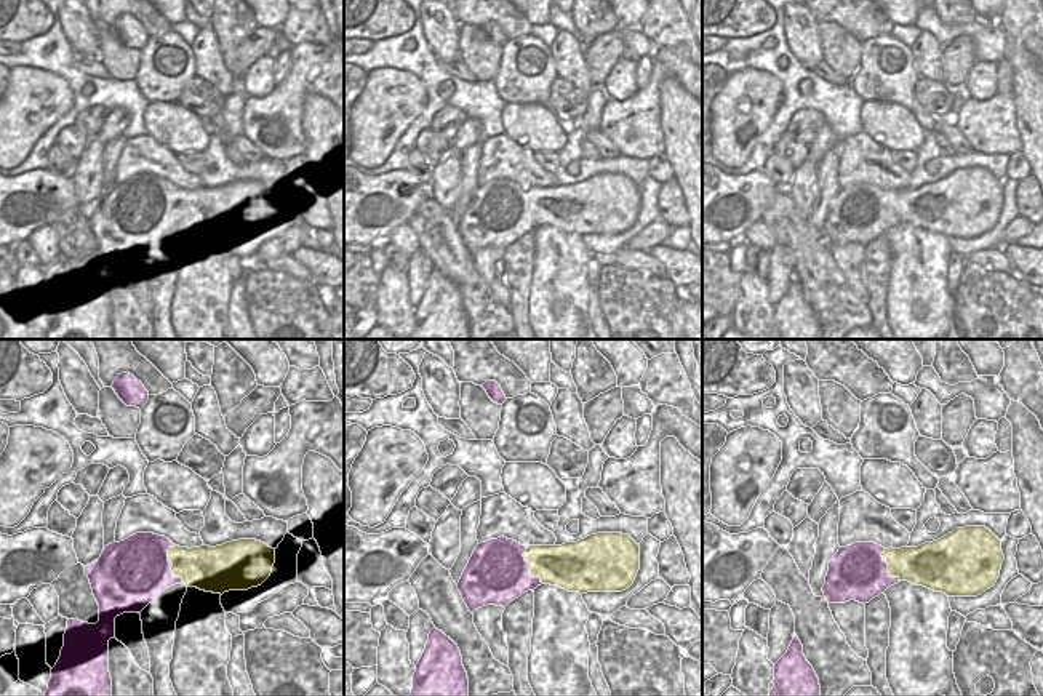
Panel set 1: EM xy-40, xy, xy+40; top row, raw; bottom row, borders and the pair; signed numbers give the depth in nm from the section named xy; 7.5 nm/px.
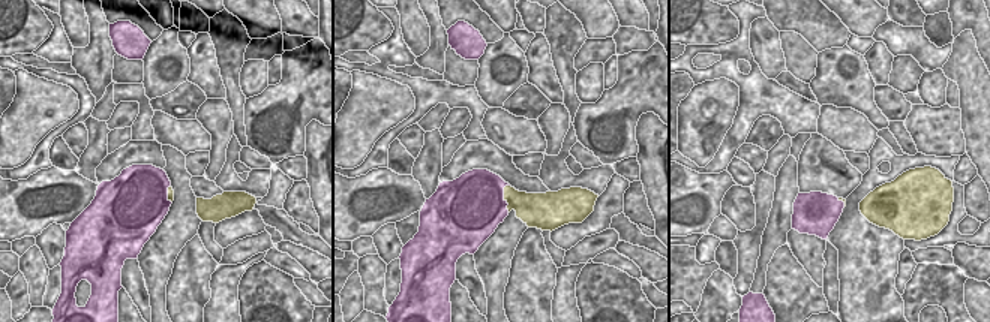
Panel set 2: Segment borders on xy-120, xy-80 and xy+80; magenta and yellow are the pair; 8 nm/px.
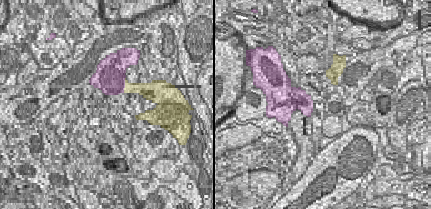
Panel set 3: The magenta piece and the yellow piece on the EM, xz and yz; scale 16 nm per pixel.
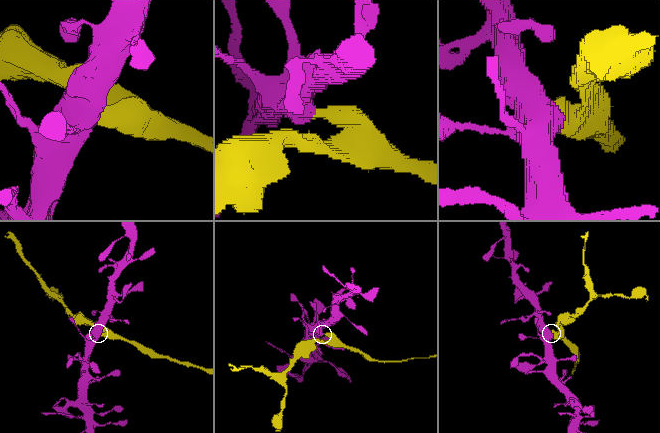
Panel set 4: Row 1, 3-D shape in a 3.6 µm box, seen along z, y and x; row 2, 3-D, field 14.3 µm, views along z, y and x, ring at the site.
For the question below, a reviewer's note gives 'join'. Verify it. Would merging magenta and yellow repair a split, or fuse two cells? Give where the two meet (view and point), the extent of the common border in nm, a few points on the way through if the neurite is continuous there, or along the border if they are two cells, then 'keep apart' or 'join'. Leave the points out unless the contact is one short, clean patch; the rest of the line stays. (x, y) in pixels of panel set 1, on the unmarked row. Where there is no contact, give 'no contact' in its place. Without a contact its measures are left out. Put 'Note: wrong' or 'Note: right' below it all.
xy (530, 207) | 300 nm | along xy (528, 188), (523, 200), (530, 207), (530, 215), (543, 224) | keep apart
Note: wrong

